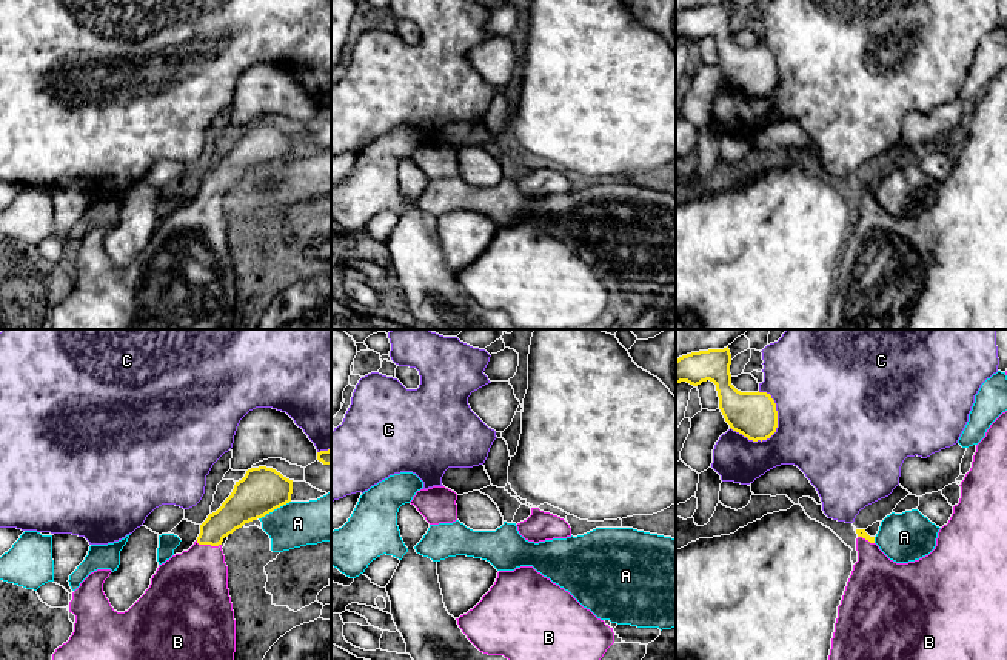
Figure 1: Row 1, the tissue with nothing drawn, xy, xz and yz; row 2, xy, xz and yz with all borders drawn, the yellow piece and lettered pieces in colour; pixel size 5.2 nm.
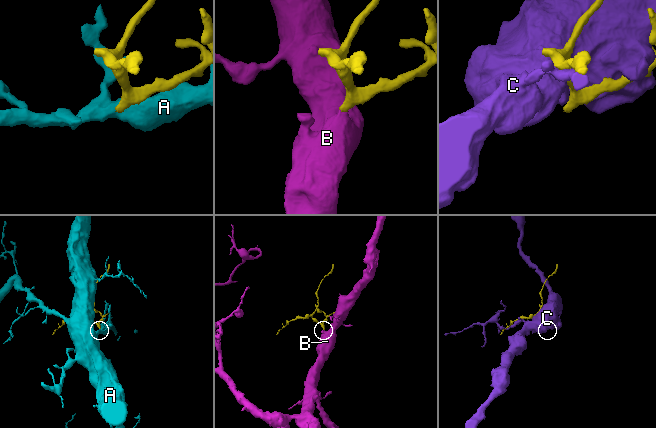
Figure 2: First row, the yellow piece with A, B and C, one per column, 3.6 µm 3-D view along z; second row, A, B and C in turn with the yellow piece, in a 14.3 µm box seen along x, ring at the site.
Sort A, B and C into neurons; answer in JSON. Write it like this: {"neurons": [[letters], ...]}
{"neurons": [["A"], ["B"], ["C"]]}

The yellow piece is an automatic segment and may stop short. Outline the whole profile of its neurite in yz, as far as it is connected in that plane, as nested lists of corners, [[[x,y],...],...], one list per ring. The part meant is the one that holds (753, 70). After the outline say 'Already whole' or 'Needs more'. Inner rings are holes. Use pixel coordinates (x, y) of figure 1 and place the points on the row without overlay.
[[[708,5],[682,11],[676,15],[676,38],[693,42],[713,37],[719,52],[719,65],[730,83],[748,95],[767,95],[778,83],[776,58],[767,48],[741,48],[731,40],[731,9]]]. Already whole

